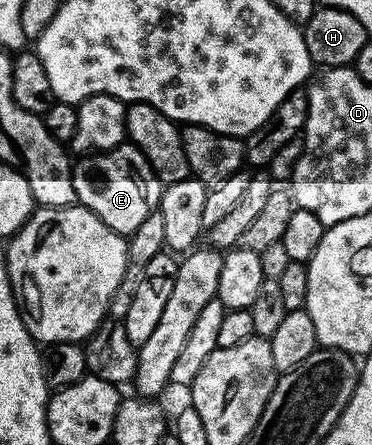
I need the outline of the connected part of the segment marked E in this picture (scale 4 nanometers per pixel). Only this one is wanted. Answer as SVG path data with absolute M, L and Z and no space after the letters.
M122 144L104 154L86 154L73 162L73 183L77 202L99 216L107 228L128 236L161 205L163 183L157 179L151 164L132 144Z

